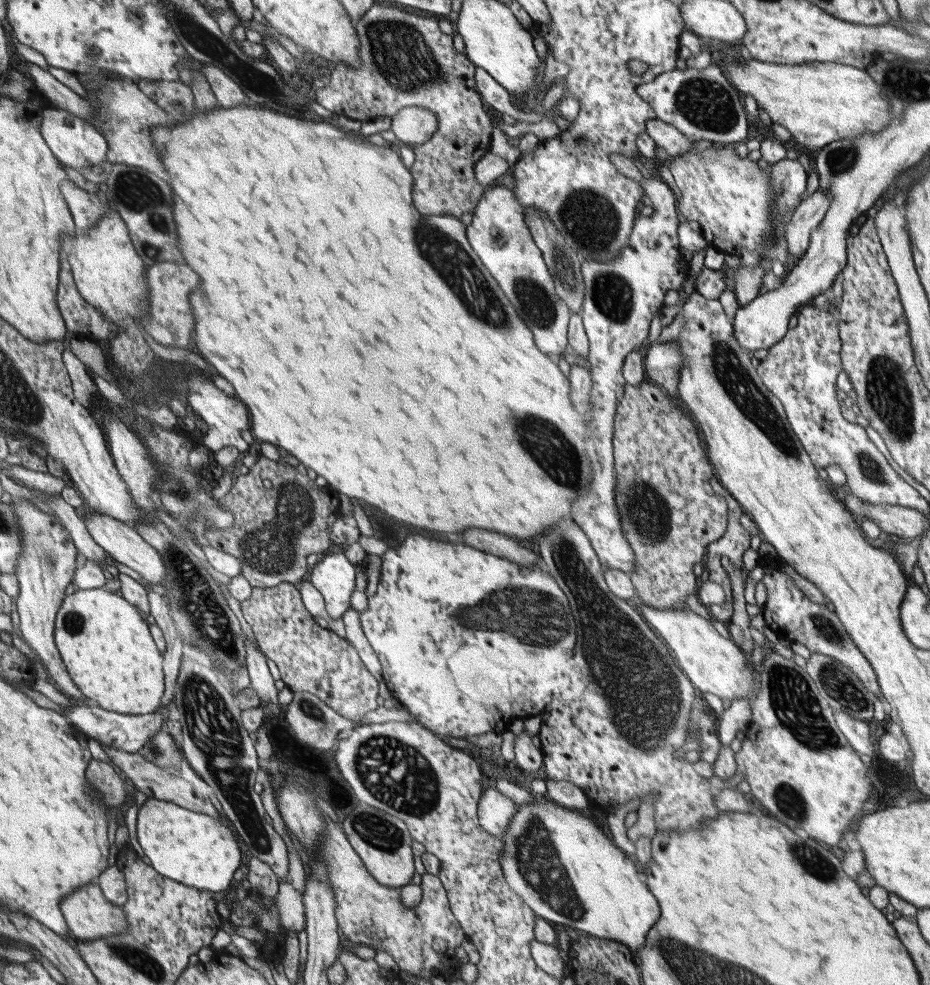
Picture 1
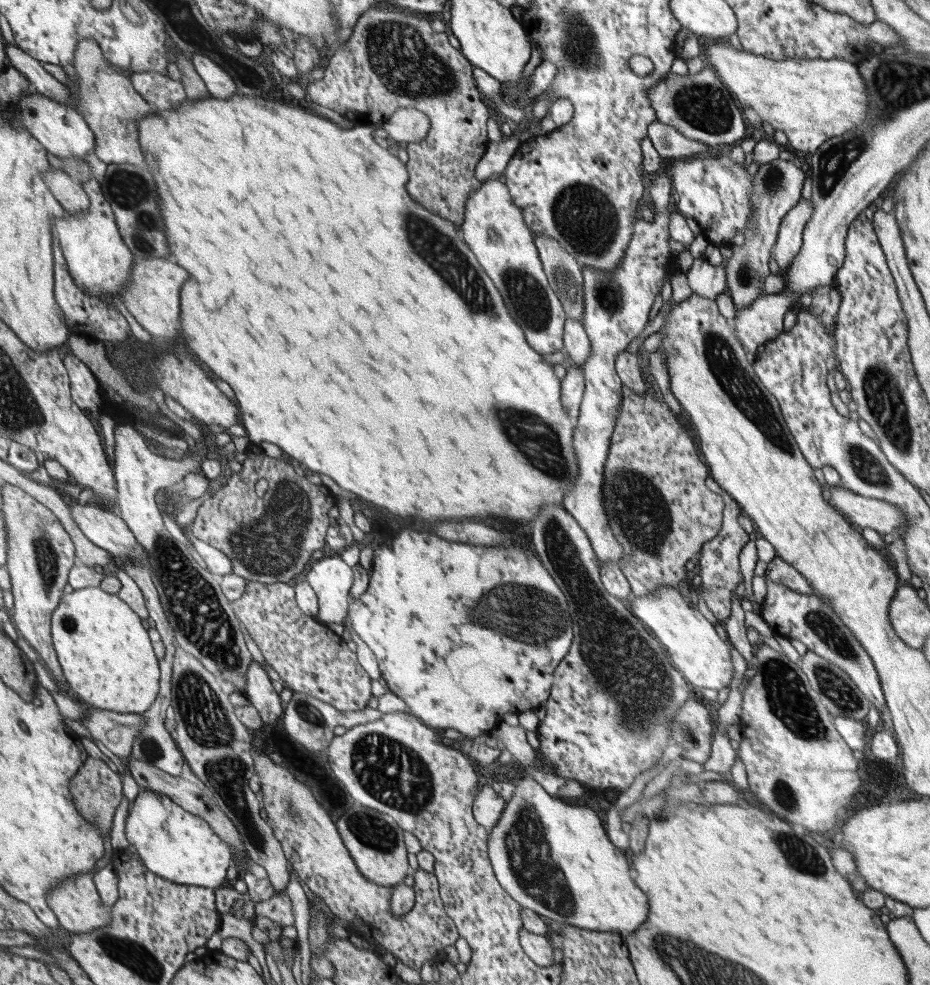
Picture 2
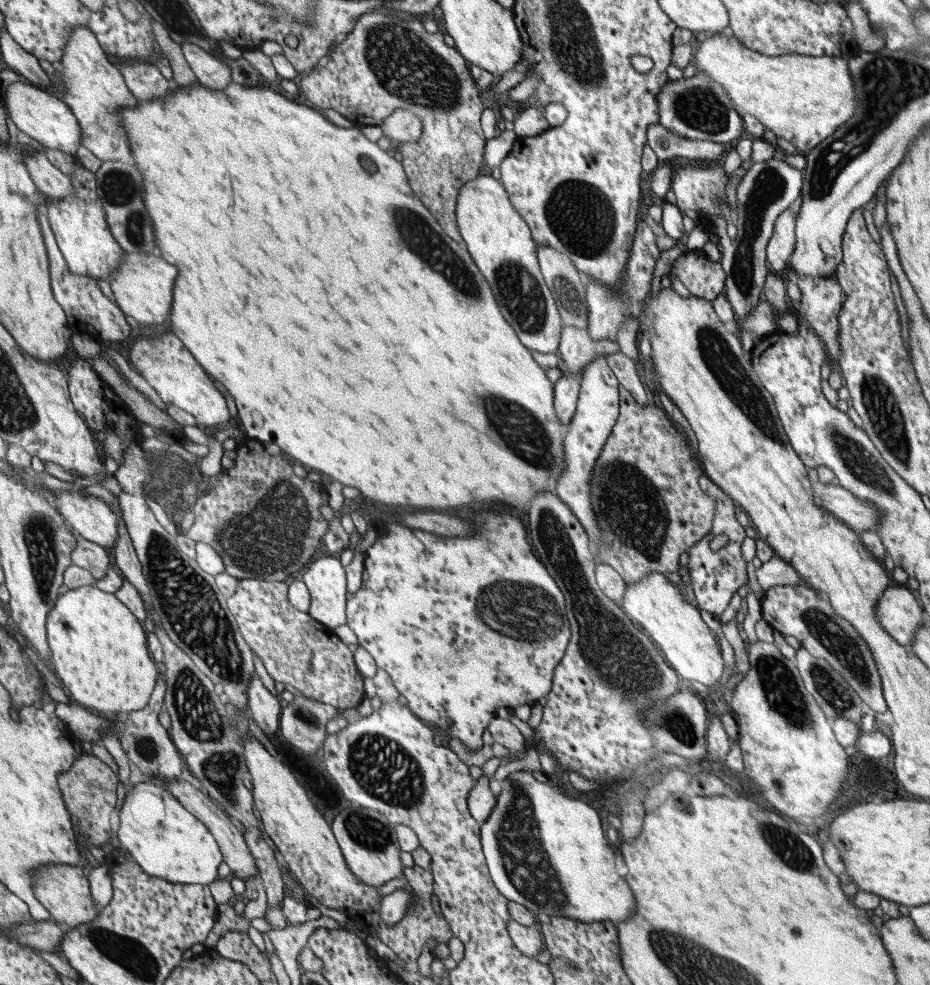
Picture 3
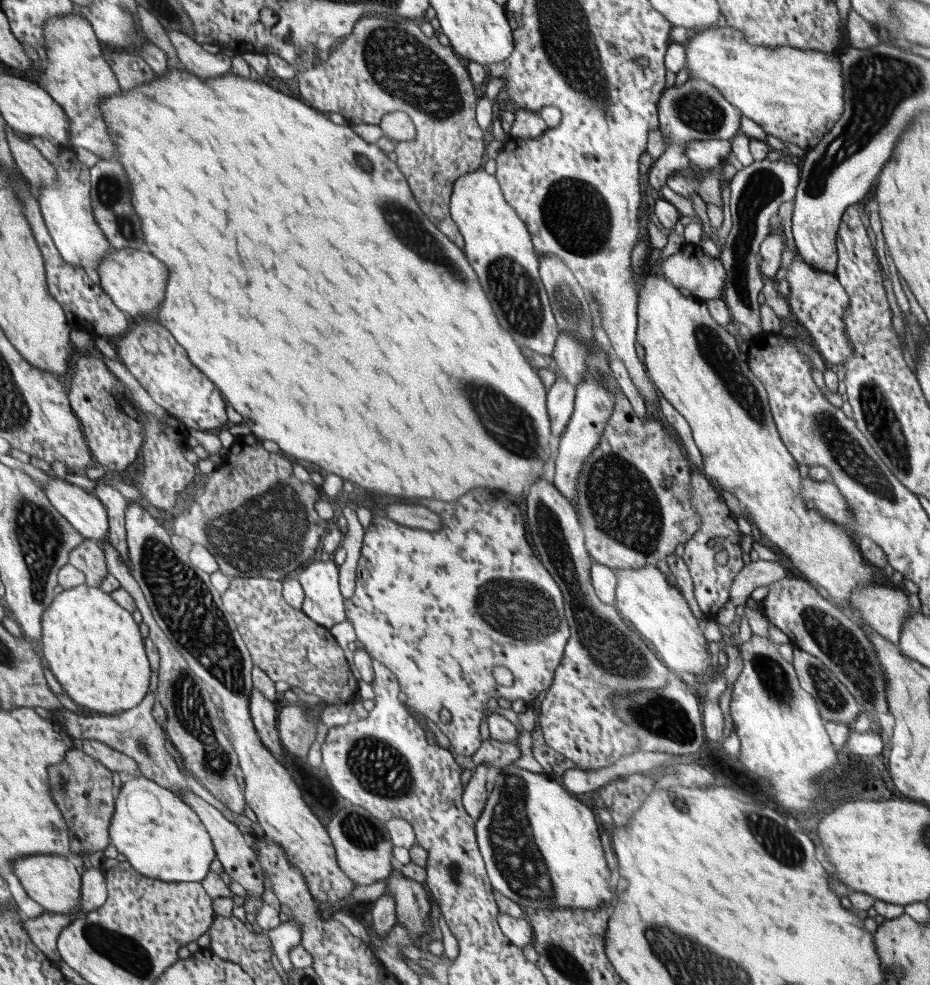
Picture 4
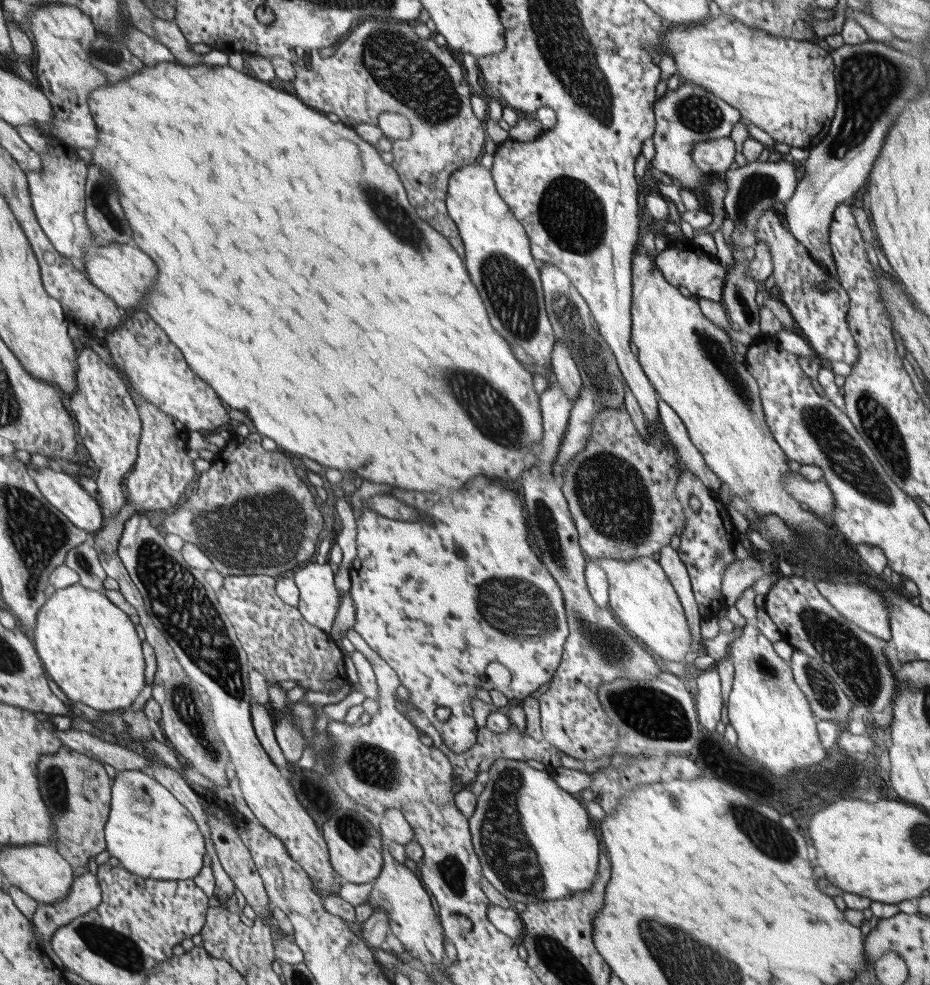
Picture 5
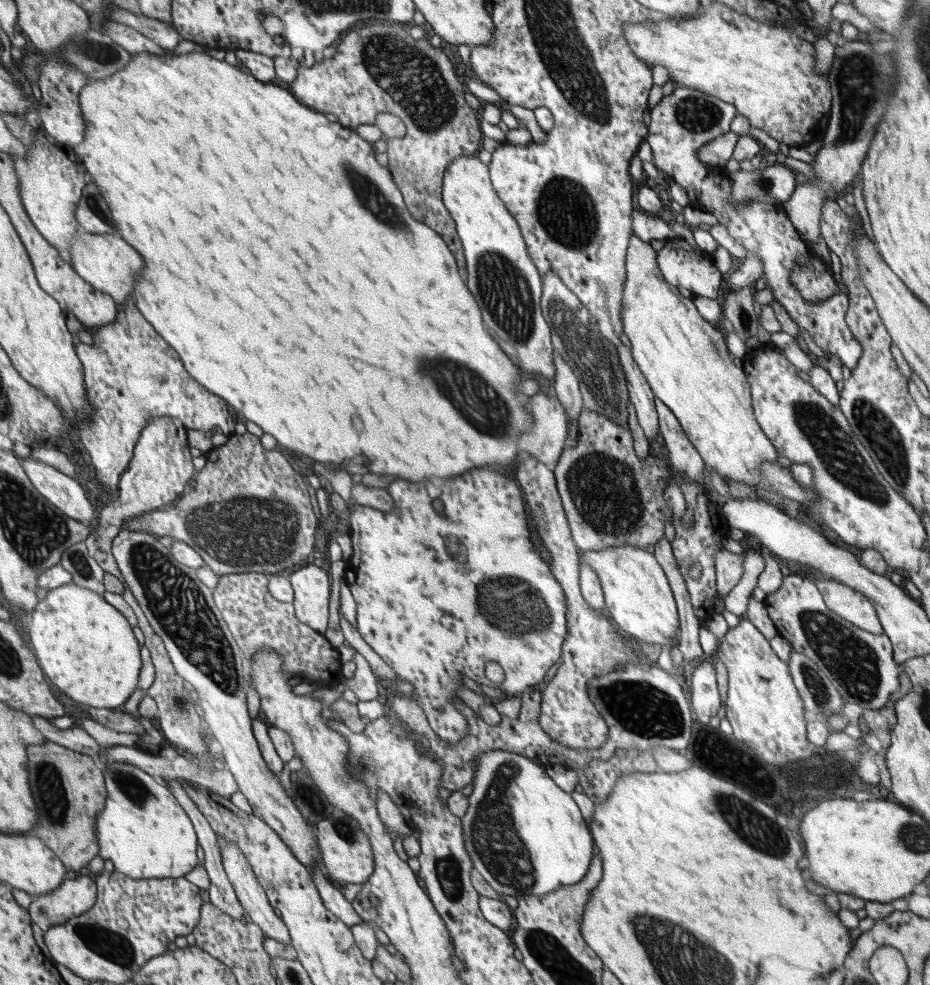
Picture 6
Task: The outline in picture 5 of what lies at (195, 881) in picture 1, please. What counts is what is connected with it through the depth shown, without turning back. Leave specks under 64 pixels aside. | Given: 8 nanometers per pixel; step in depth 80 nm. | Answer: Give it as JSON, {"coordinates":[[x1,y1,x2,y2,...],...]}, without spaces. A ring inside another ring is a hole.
{"coordinates":[[116,770,116,781,112,787,111,816,105,825,105,837,110,856,120,860,120,865,136,876,154,880,190,880,202,870,202,850,206,854,202,831,191,812,170,790,160,785,152,776,140,774,138,770]]}

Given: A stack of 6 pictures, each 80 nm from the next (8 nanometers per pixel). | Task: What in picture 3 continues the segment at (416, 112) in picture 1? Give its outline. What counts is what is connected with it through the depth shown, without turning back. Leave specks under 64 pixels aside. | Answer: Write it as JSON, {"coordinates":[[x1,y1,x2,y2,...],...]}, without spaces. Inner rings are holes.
{"coordinates":[[399,109,388,115,380,124,385,136,401,143,415,143,422,134,422,120,408,109]]}

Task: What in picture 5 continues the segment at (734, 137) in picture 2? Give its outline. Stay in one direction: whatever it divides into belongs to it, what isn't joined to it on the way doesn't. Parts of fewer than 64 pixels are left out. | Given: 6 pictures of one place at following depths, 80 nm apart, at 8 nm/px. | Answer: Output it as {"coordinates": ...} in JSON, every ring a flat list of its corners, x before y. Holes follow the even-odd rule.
{"coordinates":[[681,82,676,90,667,89,653,108,656,128,652,140,656,154,649,165,690,190,705,188,712,178,712,175,702,172,693,161,691,150,695,144,730,136,734,125,742,120,739,110,710,93,700,85]]}

